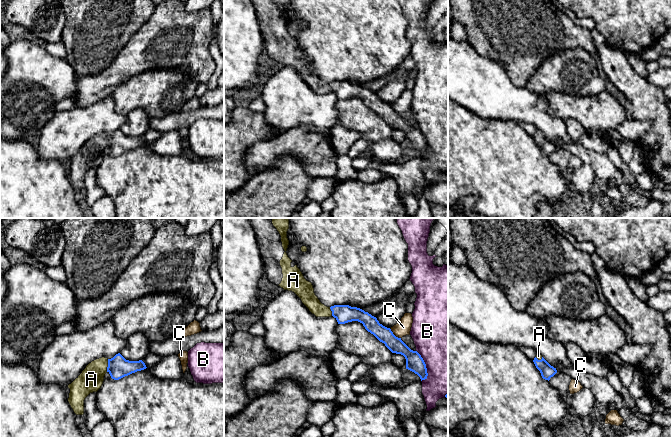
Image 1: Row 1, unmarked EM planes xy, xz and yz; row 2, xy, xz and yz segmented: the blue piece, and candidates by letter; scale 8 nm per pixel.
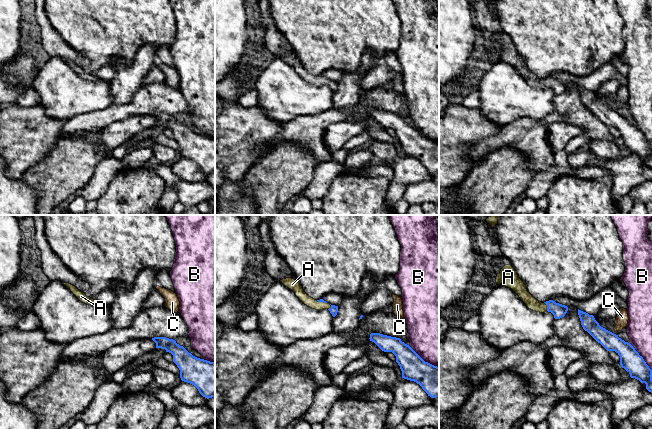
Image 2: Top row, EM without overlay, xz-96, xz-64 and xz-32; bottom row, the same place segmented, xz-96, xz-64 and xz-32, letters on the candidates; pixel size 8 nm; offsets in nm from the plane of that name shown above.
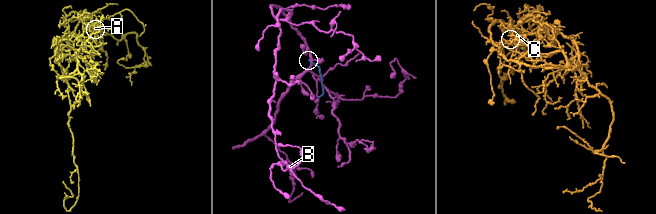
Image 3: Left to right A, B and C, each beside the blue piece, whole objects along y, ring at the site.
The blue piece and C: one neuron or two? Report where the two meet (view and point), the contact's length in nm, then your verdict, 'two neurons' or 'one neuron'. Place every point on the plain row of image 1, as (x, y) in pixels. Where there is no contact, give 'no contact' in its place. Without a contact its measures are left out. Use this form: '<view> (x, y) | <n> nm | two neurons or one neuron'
xz (393, 110) | 130 nm | two neurons

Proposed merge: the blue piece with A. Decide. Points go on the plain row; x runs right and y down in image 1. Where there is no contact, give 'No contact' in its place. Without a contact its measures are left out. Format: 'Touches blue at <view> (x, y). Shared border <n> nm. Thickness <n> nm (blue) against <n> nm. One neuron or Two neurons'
Touches blue at xy (108, 141). Shared border 110 nm. Thickness 180 nm (blue) against 190 nm. One neuron

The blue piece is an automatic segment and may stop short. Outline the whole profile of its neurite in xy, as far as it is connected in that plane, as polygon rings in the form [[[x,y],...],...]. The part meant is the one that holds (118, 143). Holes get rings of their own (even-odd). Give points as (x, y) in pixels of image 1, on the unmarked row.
[[[120,129],[111,135],[105,133],[96,135],[89,139],[82,149],[68,161],[70,165],[68,178],[76,191],[83,191],[85,174],[101,164],[107,148],[112,155],[119,156],[146,144],[142,136],[129,137]]]

